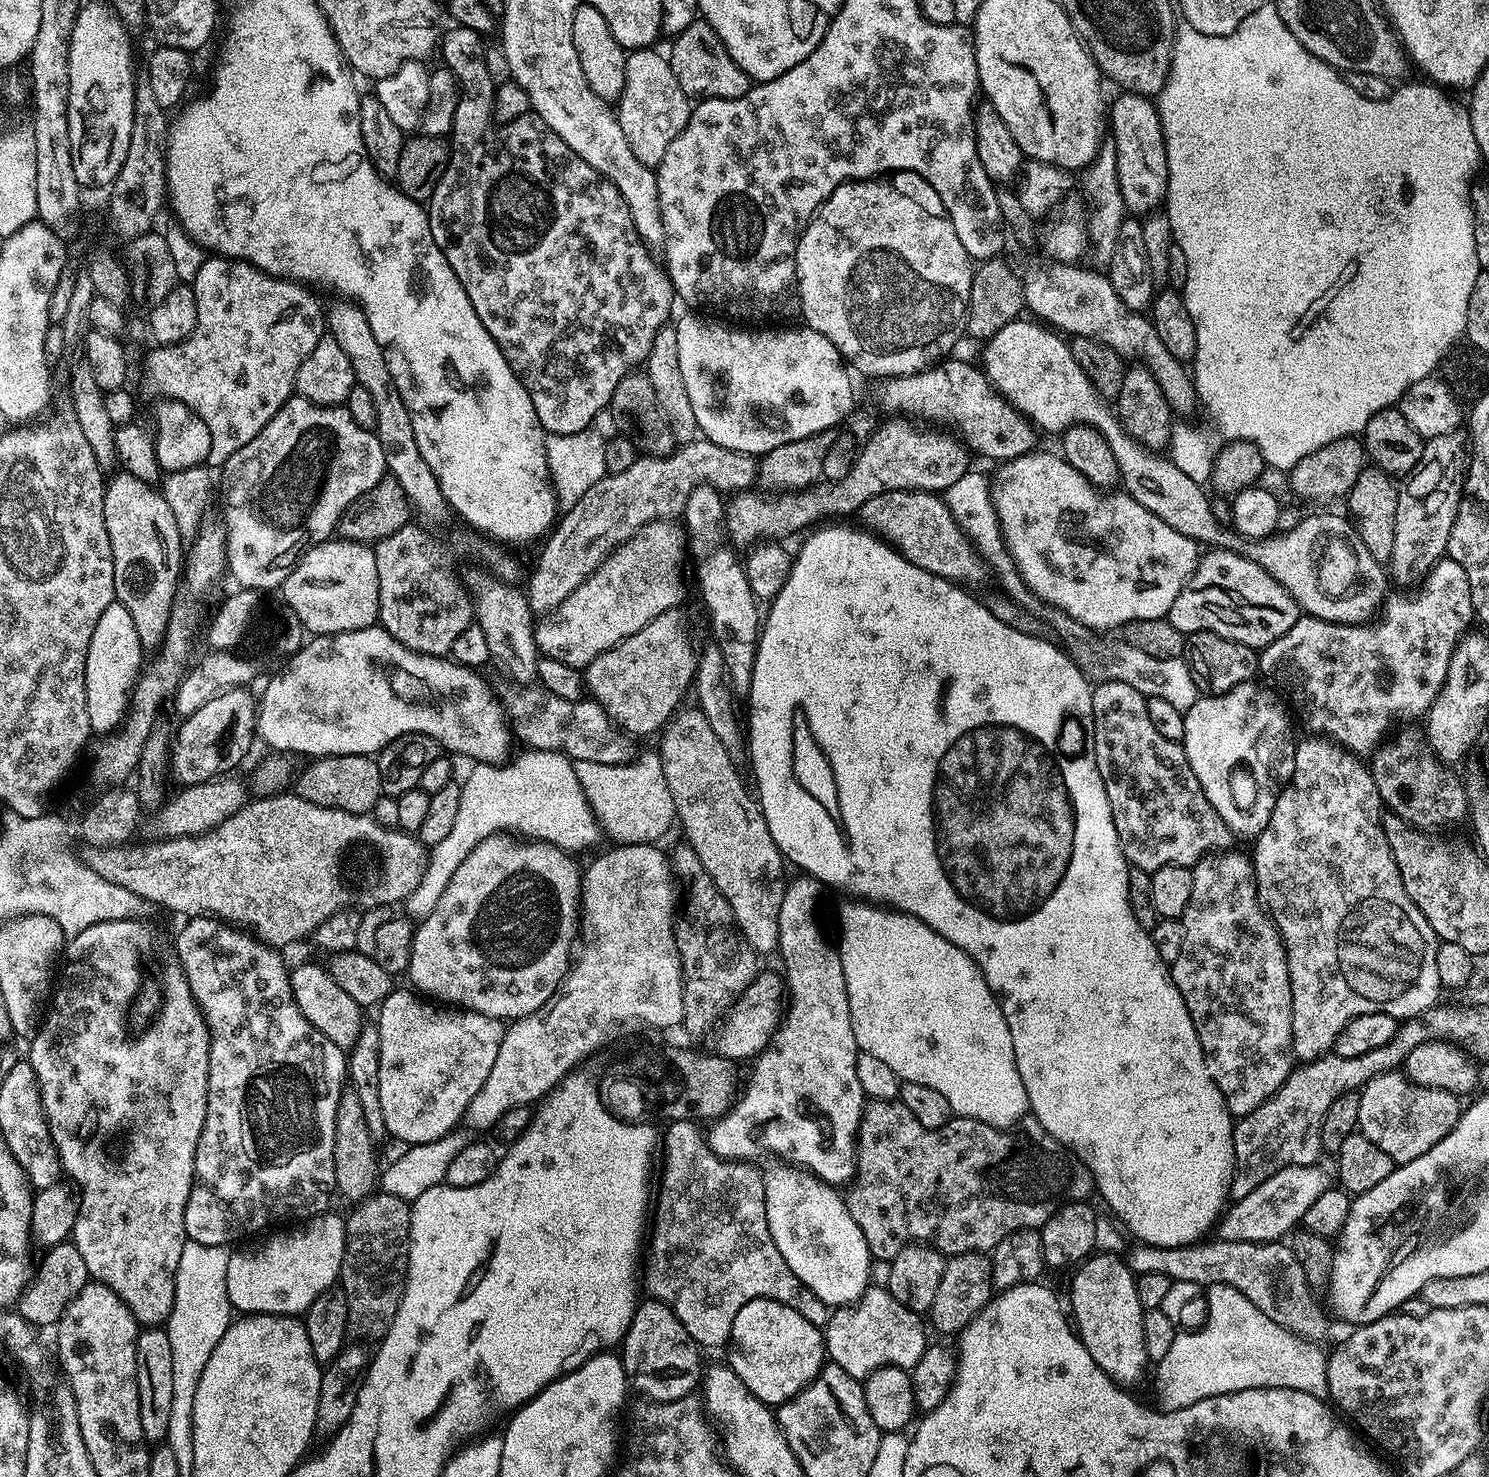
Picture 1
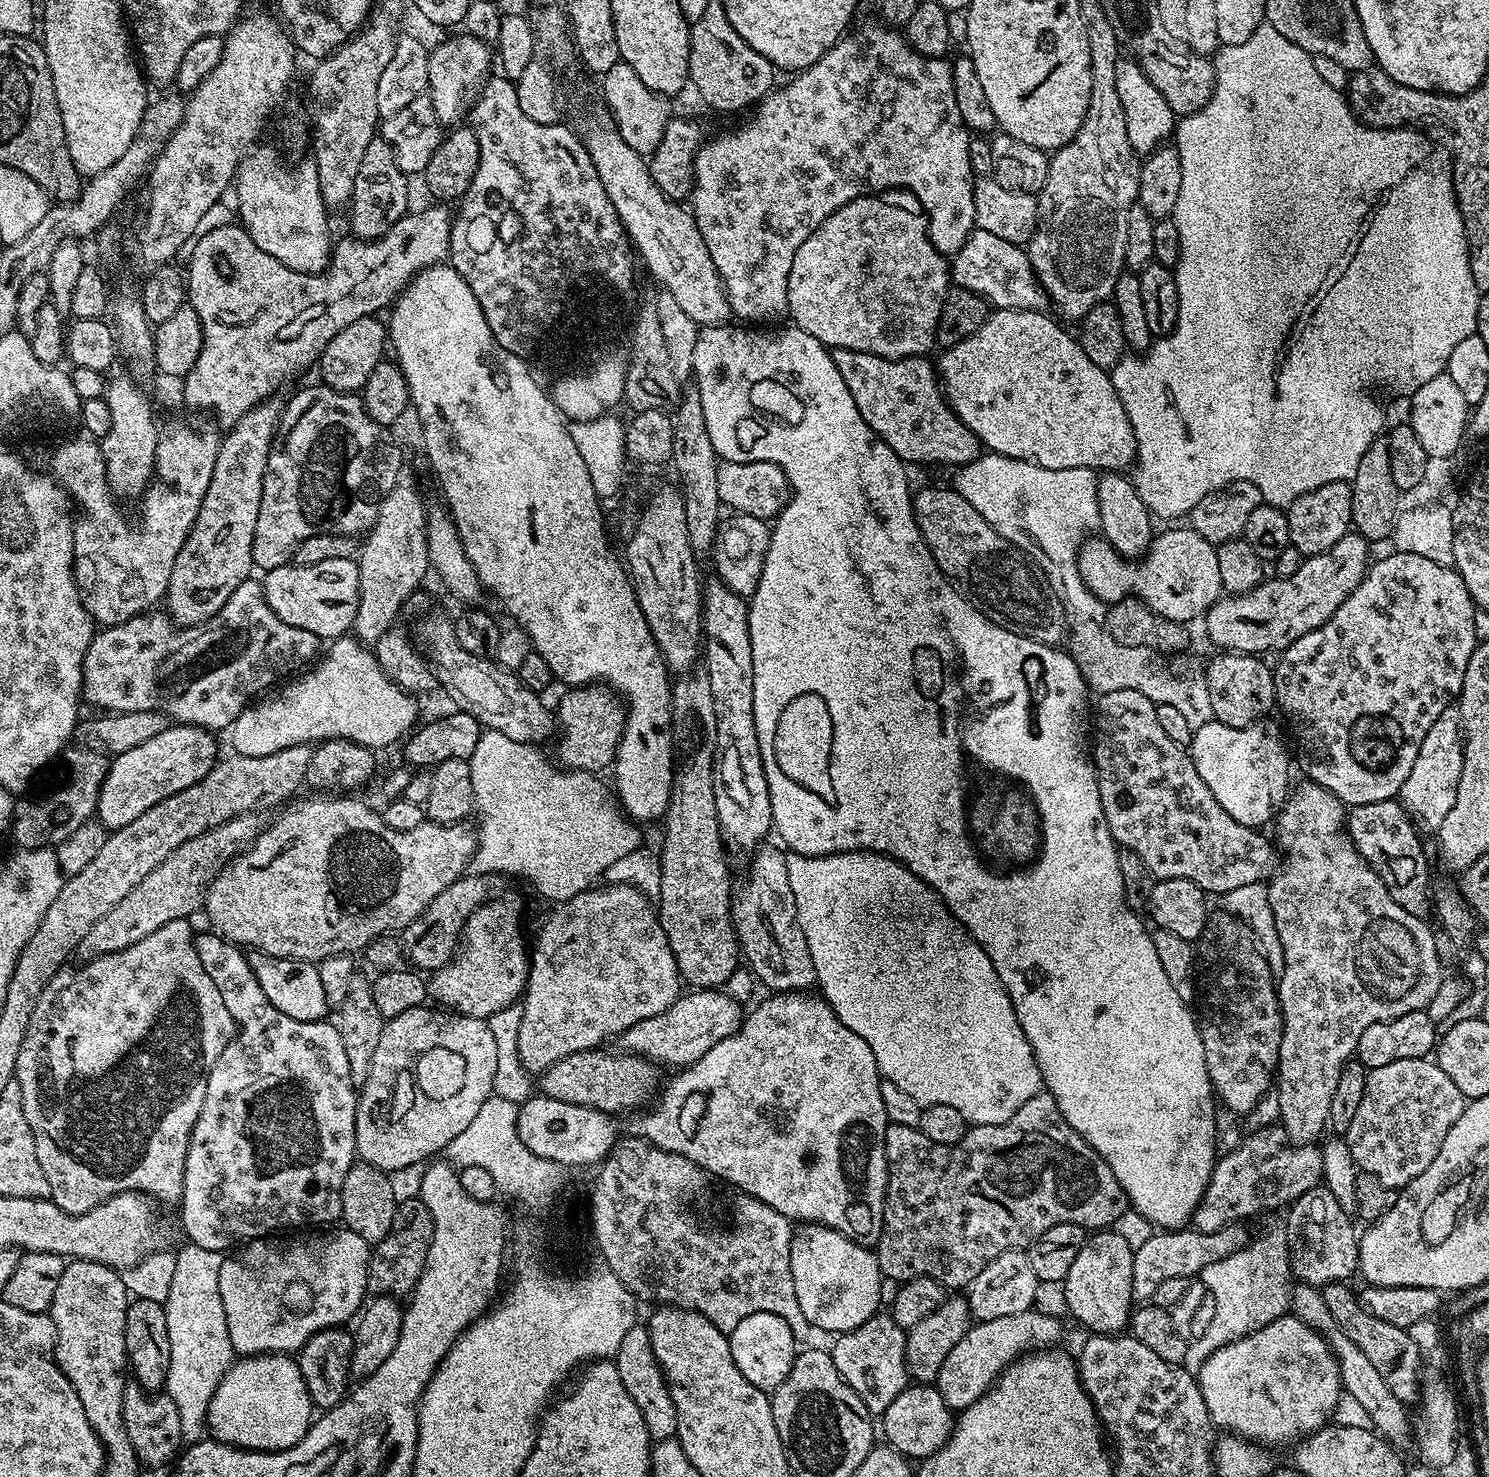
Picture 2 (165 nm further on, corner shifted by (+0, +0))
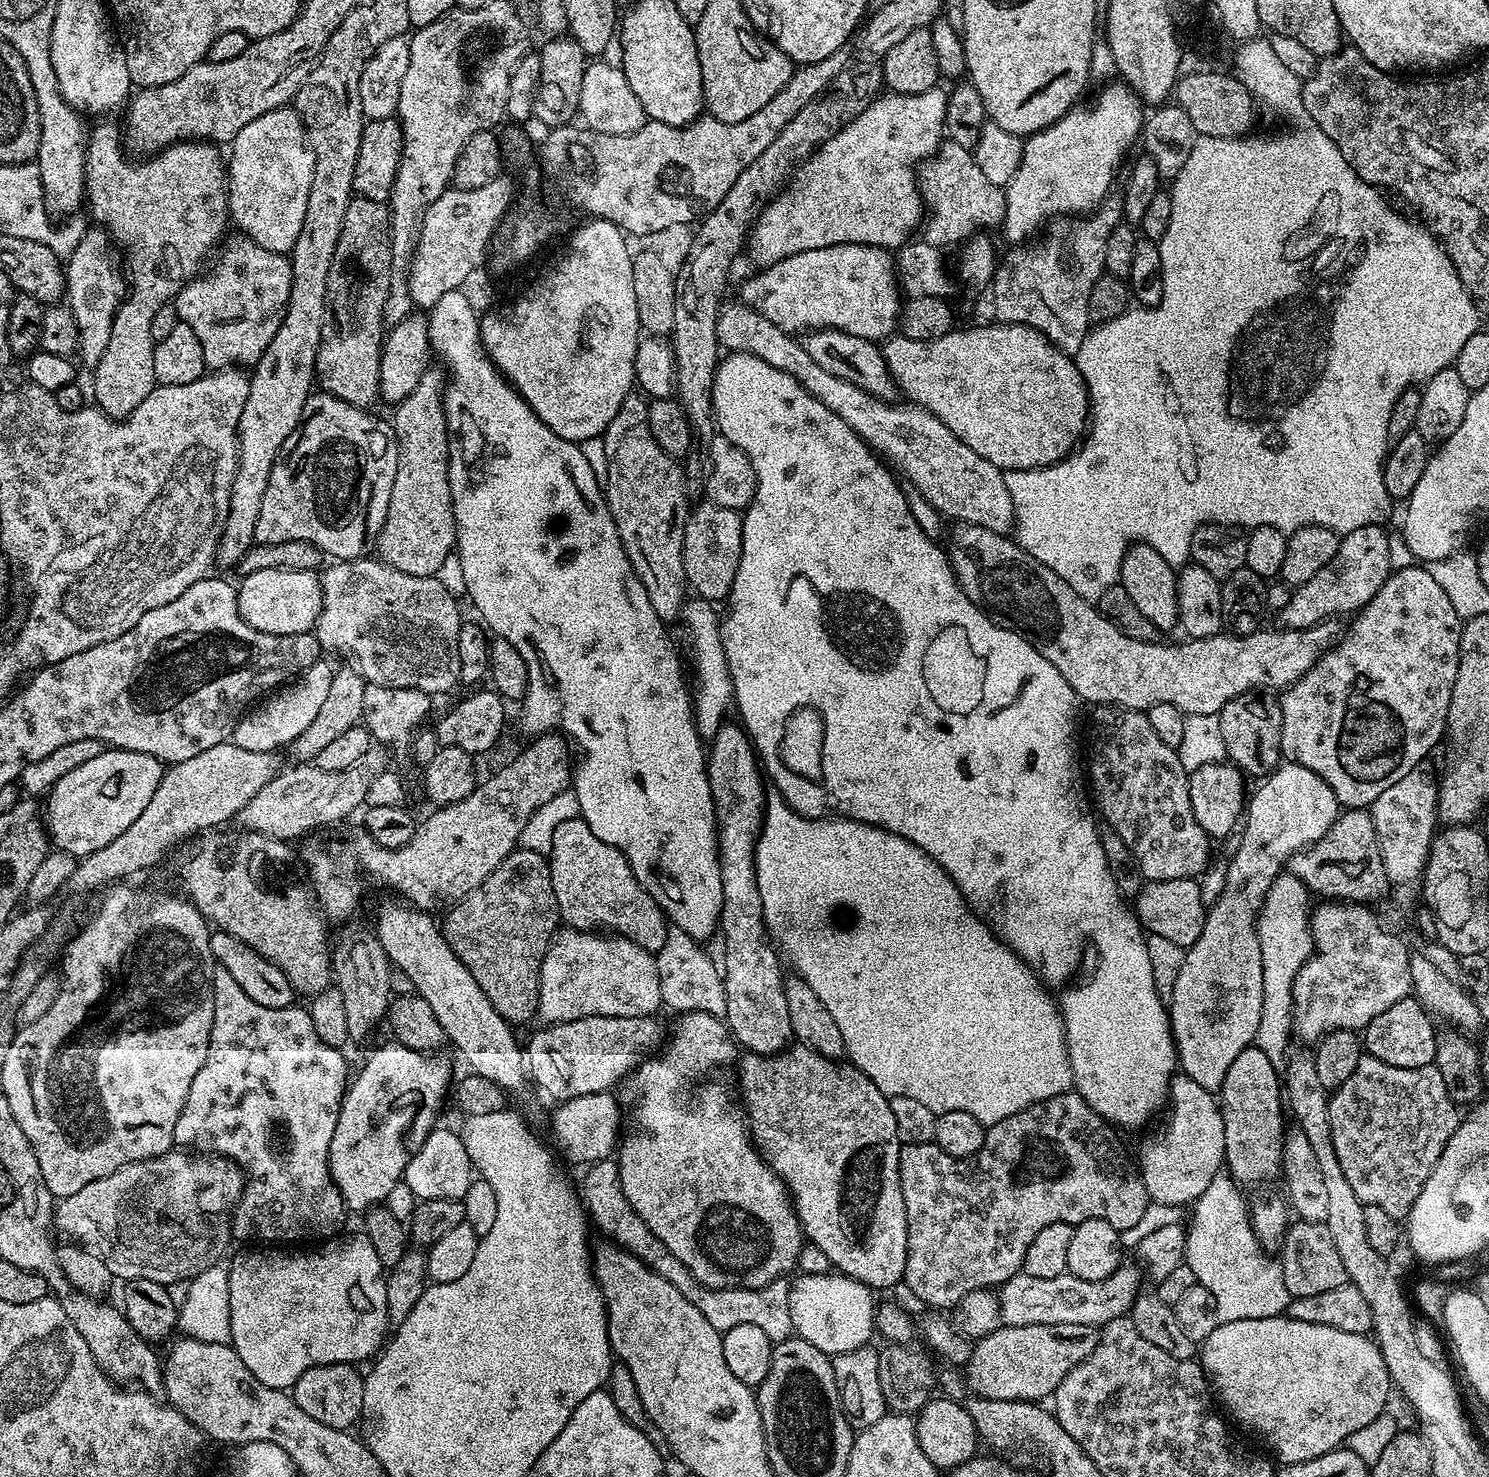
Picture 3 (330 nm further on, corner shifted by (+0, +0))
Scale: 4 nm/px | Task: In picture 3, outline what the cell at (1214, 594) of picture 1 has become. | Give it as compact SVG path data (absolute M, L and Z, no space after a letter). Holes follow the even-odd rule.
M1378 524L1362 526L1353 532L1343 533L1338 554L1310 578L1310 582L1299 585L1293 591L1290 602L1278 614L1278 620L1284 628L1313 628L1316 624L1331 621L1332 616L1355 614L1365 608L1382 590L1382 586L1392 575L1393 568L1390 564L1389 533Z

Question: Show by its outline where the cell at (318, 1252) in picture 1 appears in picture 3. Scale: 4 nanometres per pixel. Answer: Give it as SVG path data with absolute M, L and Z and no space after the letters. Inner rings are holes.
M343 1236L329 1239L325 1248L313 1252L283 1252L283 1247L268 1246L265 1252L240 1252L230 1260L230 1343L258 1382L288 1390L314 1366L356 1366L361 1363L359 1360L371 1361L381 1351L390 1332L386 1269L378 1262L378 1254L367 1236Z

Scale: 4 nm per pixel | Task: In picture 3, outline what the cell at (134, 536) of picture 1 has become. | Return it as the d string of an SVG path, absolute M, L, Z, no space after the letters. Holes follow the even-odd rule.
M100 124L96 129L91 129L90 135L86 140L86 151L84 154L84 195L86 197L86 208L93 216L95 223L103 228L108 233L113 245L117 249L124 251L123 263L126 265L126 280L130 287L127 289L124 300L120 304L119 310L116 312L116 317L112 323L110 330L110 342L106 342L106 350L102 354L102 358L94 365L96 372L92 376L92 392L90 388L90 396L94 399L95 407L100 411L105 412L113 418L123 418L129 416L138 406L142 406L142 398L146 398L152 393L153 388L157 387L156 379L154 378L154 354L152 353L154 341L150 334L150 322L154 322L154 314L158 314L158 310L162 310L162 306L169 302L175 301L177 292L188 283L189 280L195 280L201 275L202 269L205 267L204 259L212 252L212 247L216 243L219 245L225 239L224 227L229 227L230 213L228 211L228 197L226 195L226 160L215 143L206 140L181 140L179 144L171 144L168 148L163 148L160 152L149 155L147 158L140 158L135 164L132 159L126 155L125 145L122 143L121 129L116 129L112 124Z

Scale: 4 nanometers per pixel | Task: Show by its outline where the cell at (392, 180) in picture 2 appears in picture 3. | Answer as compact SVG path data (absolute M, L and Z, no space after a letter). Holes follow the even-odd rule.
M356 196L346 206L342 238L326 282L330 323L322 330L316 359L319 387L342 402L367 409L380 394L380 352L384 349L384 307L392 285L392 214L387 203Z

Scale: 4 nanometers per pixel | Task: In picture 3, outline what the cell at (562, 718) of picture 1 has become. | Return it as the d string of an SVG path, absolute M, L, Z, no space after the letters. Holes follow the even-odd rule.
M376 558L341 560L330 564L320 576L322 610L314 629L314 635L325 653L341 652L349 656L353 660L349 661L368 684L416 688L429 694L448 692L460 684L460 608L456 605L457 597L446 590L436 576L402 574L402 570L394 570Z

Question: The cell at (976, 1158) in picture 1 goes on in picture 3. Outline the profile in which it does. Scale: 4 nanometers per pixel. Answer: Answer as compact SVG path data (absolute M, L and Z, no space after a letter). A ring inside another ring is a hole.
M1069 1090L1058 1094L1054 1098L1046 1098L1037 1104L1031 1104L1026 1110L1018 1114L1010 1114L1002 1118L1002 1122L991 1125L984 1133L984 1145L978 1150L975 1156L968 1159L954 1158L946 1154L934 1142L931 1144L905 1144L900 1150L900 1185L902 1186L902 1198L906 1202L906 1226L908 1237L906 1238L906 1270L904 1271L903 1287L908 1287L922 1303L928 1304L932 1310L951 1310L955 1308L966 1294L970 1294L976 1288L995 1289L1005 1284L1010 1277L1017 1275L1024 1267L1026 1250L1030 1242L1034 1242L1034 1234L1045 1226L1054 1226L1054 1222L1077 1225L1087 1220L1101 1220L1110 1222L1114 1230L1122 1232L1135 1226L1141 1221L1145 1213L1150 1197L1148 1187L1144 1185L1144 1177L1138 1171L1137 1165L1132 1164L1124 1157L1124 1148L1120 1140L1115 1136L1113 1125L1103 1120L1086 1101L1080 1097L1080 1093Z

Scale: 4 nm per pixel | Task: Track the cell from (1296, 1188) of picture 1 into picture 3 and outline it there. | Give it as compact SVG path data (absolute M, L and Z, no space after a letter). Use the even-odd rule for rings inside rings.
M1121 1263L1120 1268L1105 1280L1078 1278L1073 1272L1058 1274L1058 1278L1034 1278L1017 1274L999 1285L1000 1319L1010 1326L1041 1324L1042 1326L1090 1326L1099 1329L1106 1322L1127 1316L1142 1291L1142 1272L1135 1263Z

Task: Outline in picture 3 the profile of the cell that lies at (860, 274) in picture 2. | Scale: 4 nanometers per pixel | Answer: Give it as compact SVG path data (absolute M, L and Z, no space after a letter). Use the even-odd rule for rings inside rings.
M835 244L818 250L806 250L757 272L760 273L741 286L739 303L753 308L762 314L762 318L774 322L774 326L784 332L800 334L805 330L833 328L858 338L883 342L897 331L901 323L902 292L898 287L898 268L893 253L875 244Z

